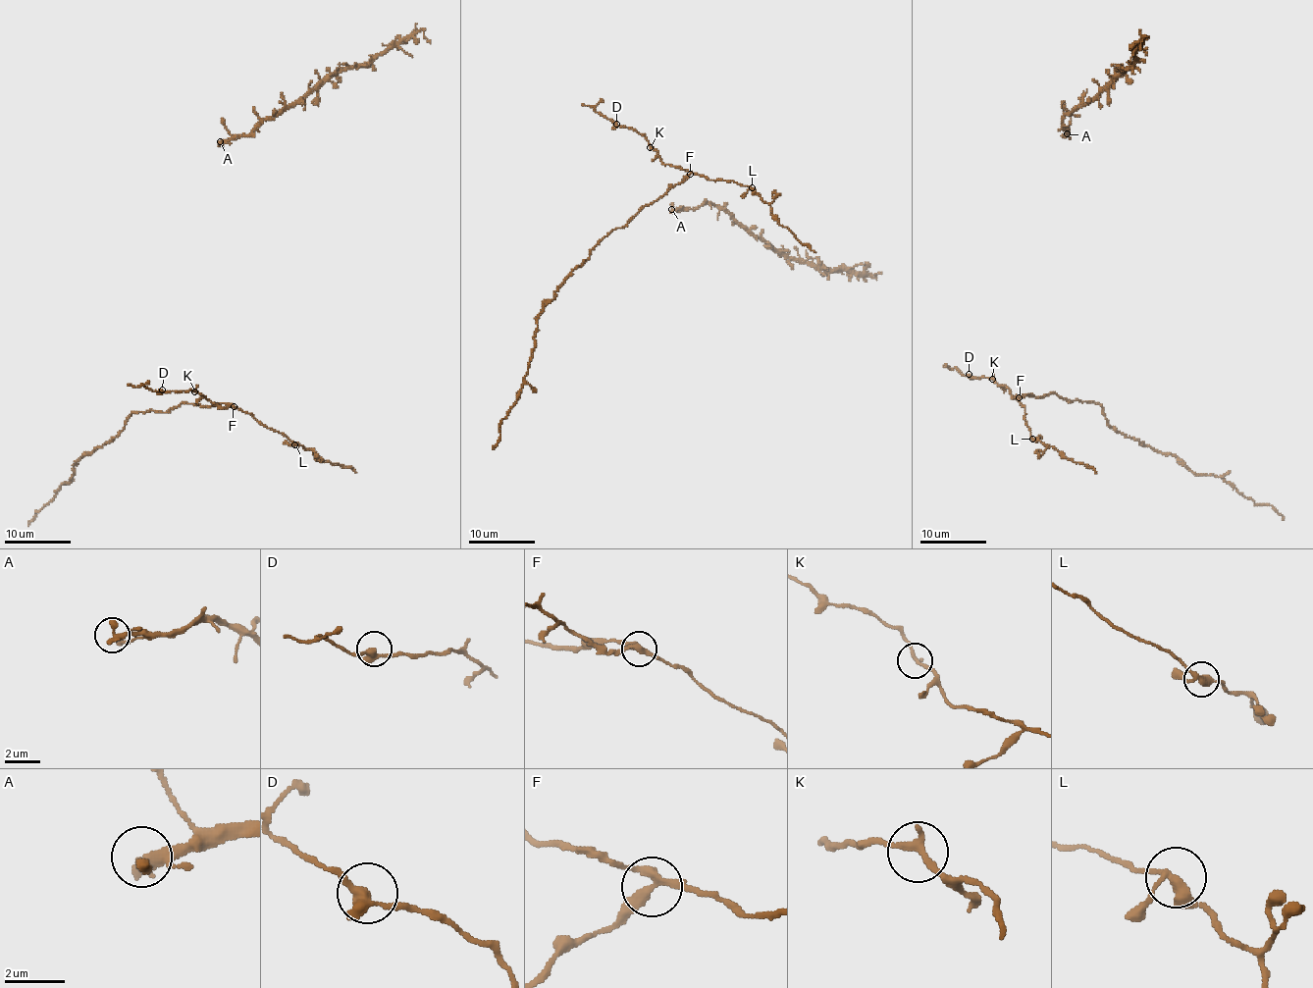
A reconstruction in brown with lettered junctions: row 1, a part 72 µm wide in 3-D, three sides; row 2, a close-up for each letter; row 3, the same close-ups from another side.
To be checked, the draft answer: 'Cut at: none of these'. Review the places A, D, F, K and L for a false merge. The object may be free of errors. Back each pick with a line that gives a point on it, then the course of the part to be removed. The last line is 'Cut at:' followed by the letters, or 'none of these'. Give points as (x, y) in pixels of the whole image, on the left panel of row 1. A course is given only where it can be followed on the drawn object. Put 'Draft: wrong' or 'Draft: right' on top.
Draft: wrong
F: (234, 406) | (234, 406), (180, 403), (167, 412), (134, 411), (113, 439), (74, 465), (73, 476), (36, 510), (28, 526)
Cut at: F

